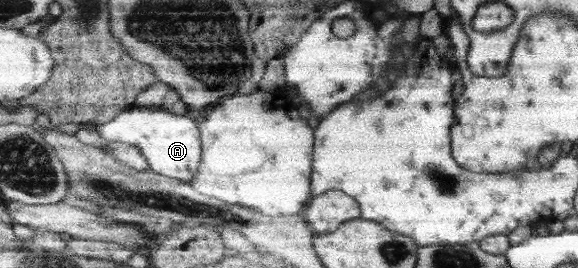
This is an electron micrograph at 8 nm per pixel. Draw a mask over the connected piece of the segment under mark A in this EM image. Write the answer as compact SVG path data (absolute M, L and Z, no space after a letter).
M135 105L112 122L97 125L96 129L109 142L129 142L139 146L149 158L152 169L167 177L191 183L201 170L201 162L204 161L204 140L200 119L195 114L179 115Z

